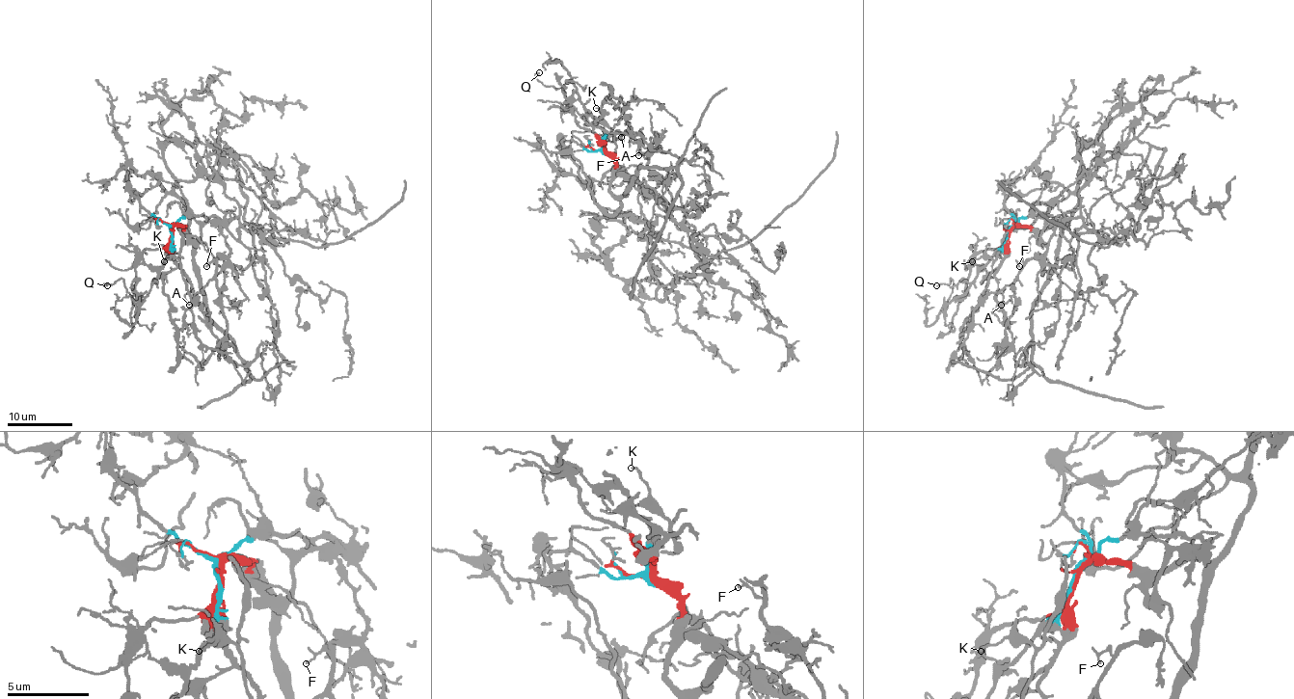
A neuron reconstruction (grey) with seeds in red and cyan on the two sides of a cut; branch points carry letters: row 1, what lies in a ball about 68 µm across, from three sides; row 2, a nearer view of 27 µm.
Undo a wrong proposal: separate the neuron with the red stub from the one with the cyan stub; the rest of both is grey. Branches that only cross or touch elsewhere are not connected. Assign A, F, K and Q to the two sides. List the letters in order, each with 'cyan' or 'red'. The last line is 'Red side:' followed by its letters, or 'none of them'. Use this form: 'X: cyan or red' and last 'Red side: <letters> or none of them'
A: red
F: cyan
K: cyan
Q: cyan
Red side: A

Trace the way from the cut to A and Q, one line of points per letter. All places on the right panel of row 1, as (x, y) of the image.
A: (1011, 228), (1006, 241), (1006, 256), (995, 274), (998, 290), (1003, 295), (1001, 305)
Q: (1011, 228), (1003, 246), (969, 288), (948, 303), (953, 281), (950, 279), (950, 283), (936, 285)

